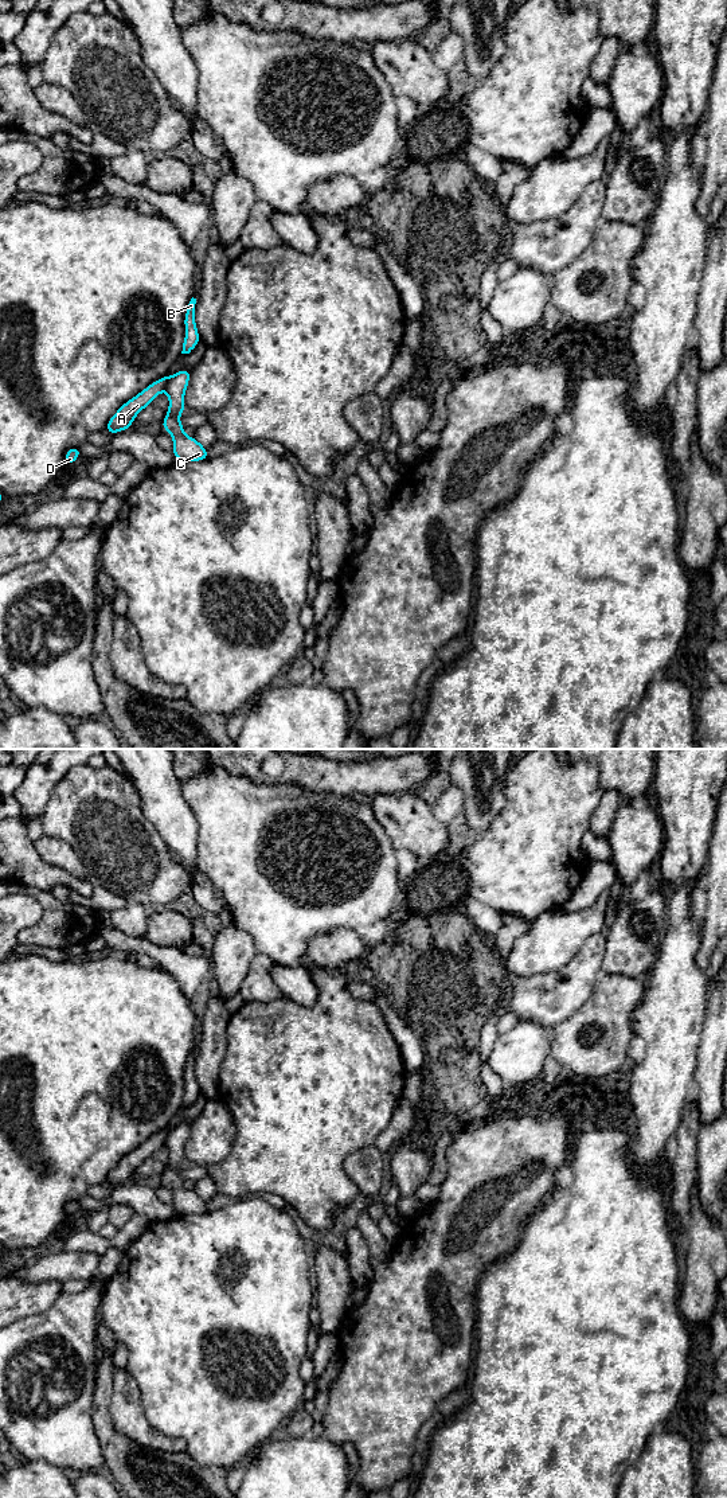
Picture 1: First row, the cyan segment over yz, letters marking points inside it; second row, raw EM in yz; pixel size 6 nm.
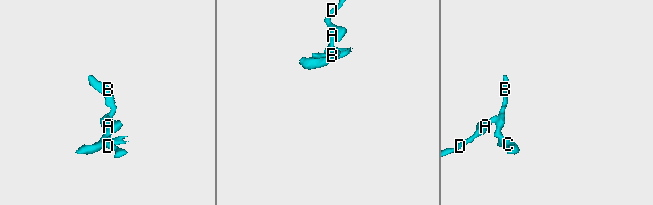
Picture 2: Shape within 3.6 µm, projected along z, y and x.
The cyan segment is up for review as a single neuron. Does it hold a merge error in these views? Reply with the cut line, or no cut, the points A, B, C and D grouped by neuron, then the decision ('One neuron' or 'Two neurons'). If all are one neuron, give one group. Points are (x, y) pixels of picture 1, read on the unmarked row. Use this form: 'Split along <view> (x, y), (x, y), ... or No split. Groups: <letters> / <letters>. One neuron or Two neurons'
Split along yz (169, 1130), (164, 1142). Groups: A D / B C. Two neurons

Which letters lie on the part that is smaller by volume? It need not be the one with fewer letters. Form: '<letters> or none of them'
B, C

